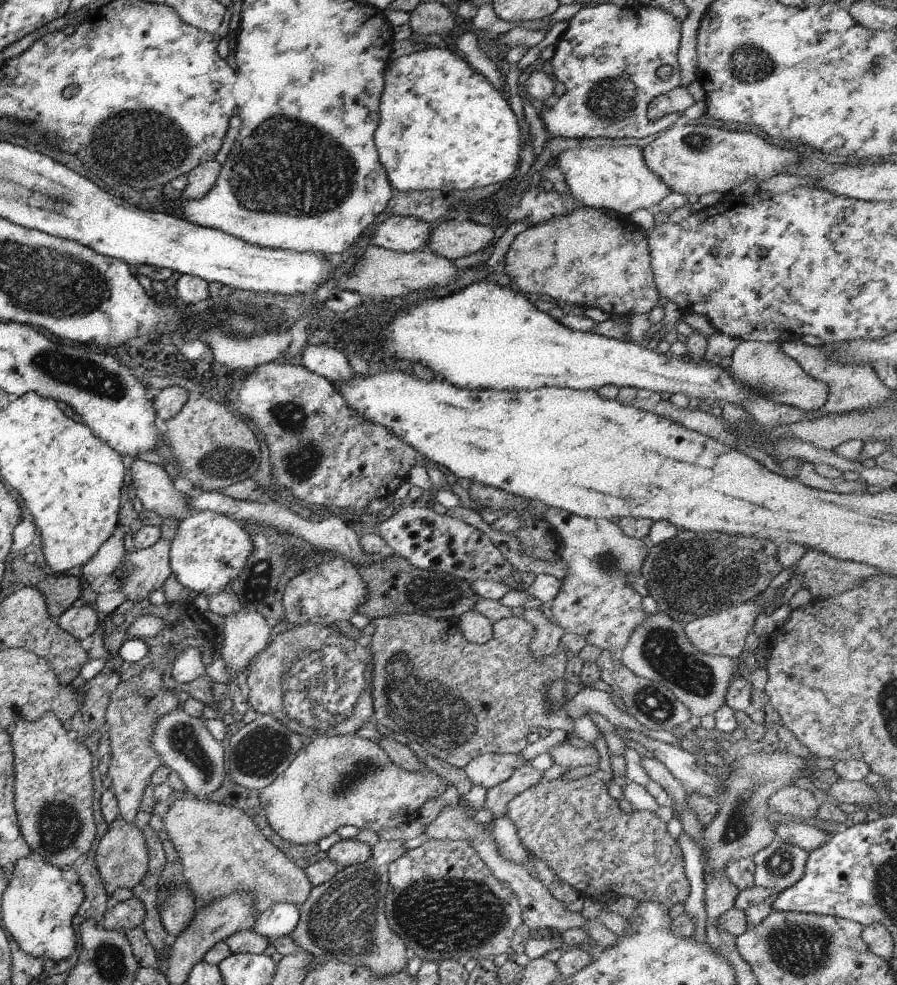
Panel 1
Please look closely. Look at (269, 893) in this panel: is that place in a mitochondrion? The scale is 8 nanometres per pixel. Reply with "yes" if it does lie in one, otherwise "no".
yes

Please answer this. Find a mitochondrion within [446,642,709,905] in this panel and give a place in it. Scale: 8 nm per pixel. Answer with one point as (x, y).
(652, 703)

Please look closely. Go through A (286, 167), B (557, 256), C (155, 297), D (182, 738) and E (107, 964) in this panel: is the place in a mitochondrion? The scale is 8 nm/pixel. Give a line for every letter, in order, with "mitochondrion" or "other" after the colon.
A: mitochondrion
B: other
C: other
D: mitochondrion
E: mitochondrion

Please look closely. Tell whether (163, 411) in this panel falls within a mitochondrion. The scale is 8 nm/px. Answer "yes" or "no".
no

